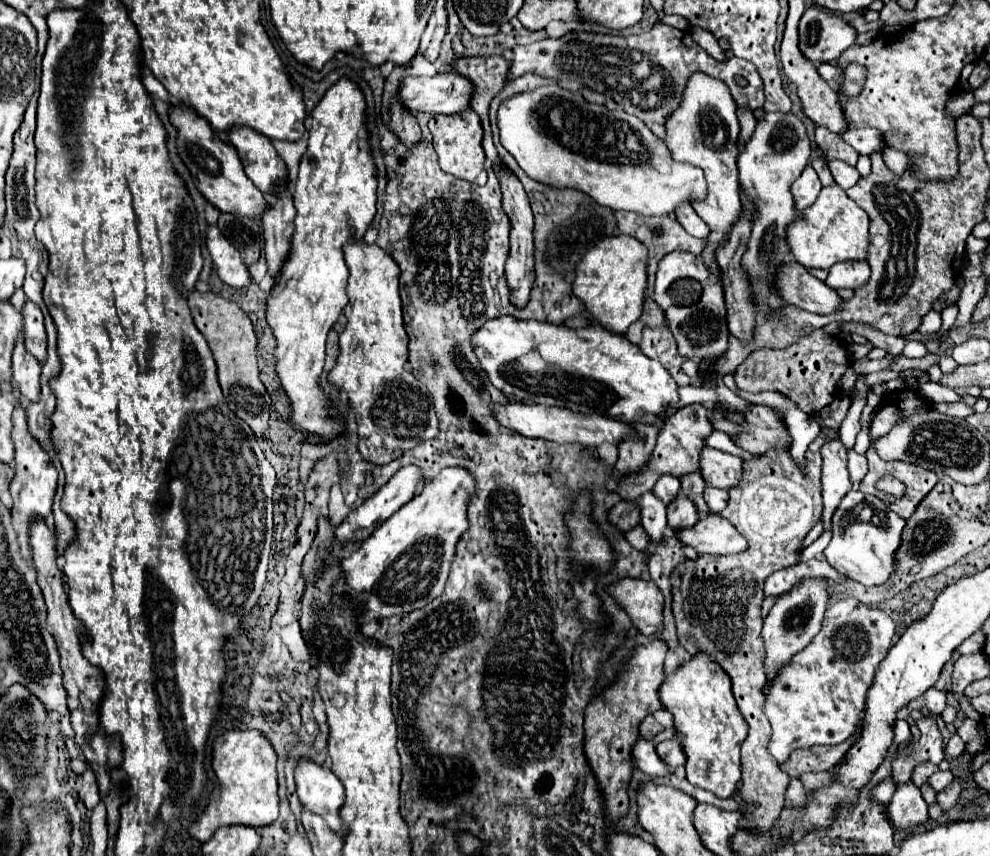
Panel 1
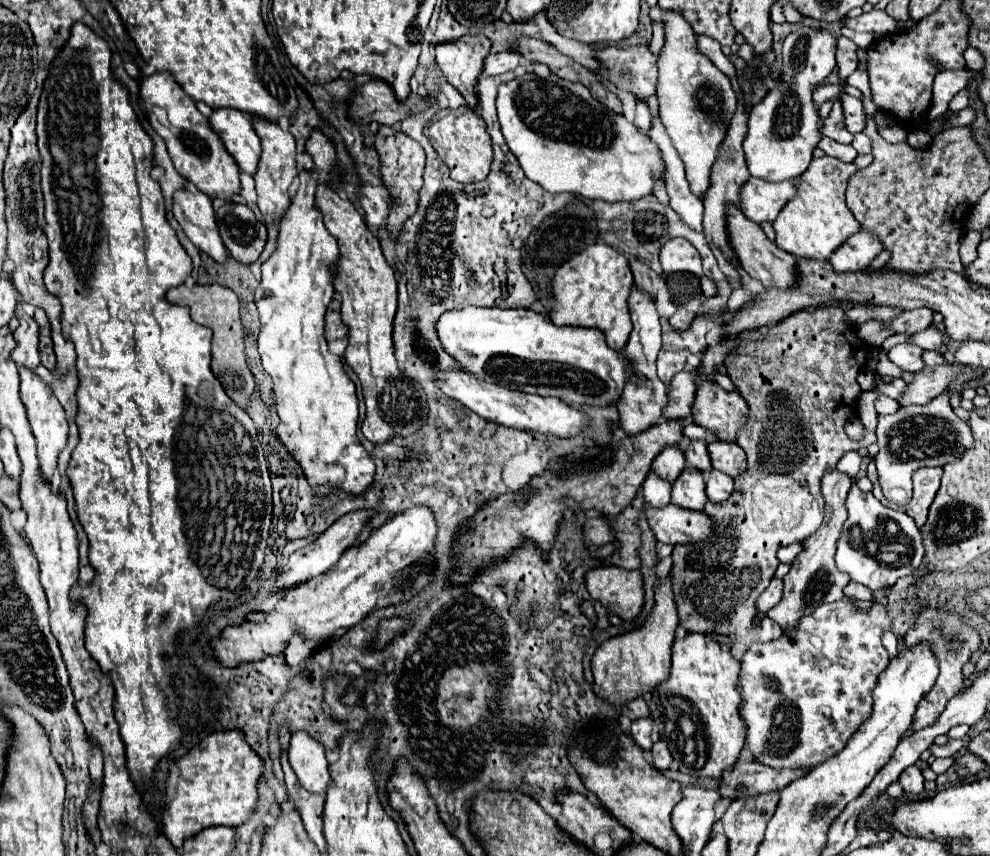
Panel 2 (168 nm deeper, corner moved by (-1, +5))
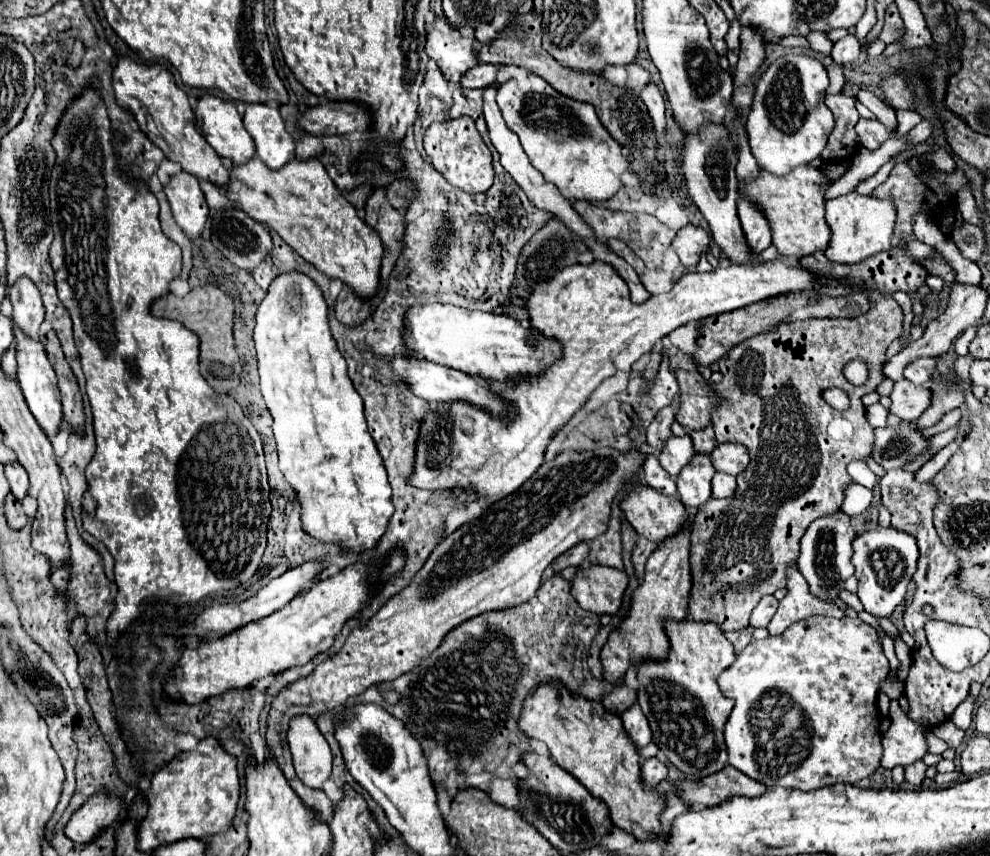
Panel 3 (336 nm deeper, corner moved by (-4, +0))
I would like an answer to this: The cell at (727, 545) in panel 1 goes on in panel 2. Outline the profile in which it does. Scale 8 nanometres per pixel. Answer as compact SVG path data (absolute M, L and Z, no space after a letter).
M646 504L644 514L656 540L664 544L690 544L708 538L712 532L712 520L704 512L690 512L676 504L668 504L666 508L650 508Z

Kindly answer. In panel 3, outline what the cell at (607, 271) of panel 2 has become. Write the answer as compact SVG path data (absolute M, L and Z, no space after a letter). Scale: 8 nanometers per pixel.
M605 261L569 265L549 281L539 283L527 299L531 327L561 343L561 361L547 369L543 377L523 379L517 387L511 381L491 383L503 397L515 401L515 421L491 419L481 409L473 409L473 405L449 405L443 411L435 409L427 413L419 433L411 485L421 489L451 489L455 485L465 489L473 485L477 497L487 497L493 503L519 489L539 469L549 437L581 409L603 379L617 371L629 371L661 337L683 323L813 287L817 287L815 277L799 265L787 267L781 261L753 265L731 263L711 273L687 273L668 293L653 295L645 303L635 304L629 299L627 283L613 265Z

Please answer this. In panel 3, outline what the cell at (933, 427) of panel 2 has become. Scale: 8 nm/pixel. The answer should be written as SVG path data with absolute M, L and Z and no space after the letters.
M915 421L875 429L873 459L883 469L901 469L905 463L915 461L929 447L929 441L931 439L923 435L923 429L919 429Z

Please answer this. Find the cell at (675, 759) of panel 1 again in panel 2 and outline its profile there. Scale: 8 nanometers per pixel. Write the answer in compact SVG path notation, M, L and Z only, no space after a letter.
M662 740L652 746L650 754L652 754L652 764L654 764L654 768L658 768L658 770L666 770L666 768L670 766L670 762L672 762L672 756L670 756L670 752L668 752L668 746L666 746Z

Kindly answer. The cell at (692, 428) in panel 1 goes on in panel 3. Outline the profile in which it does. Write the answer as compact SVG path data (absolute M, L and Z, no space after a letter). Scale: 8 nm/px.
M601 447L581 453L569 449L557 455L553 461L543 463L535 471L535 475L529 477L517 491L493 503L493 507L487 509L483 515L445 535L429 555L423 569L415 575L415 579L399 595L391 597L363 629L353 629L339 653L331 655L327 661L317 665L309 677L295 681L275 697L267 719L267 745L285 779L289 781L291 789L315 813L317 821L327 821L333 815L333 803L321 789L309 789L307 785L297 781L287 745L289 721L297 715L317 717L327 709L335 711L347 699L361 695L367 687L381 681L397 679L401 673L407 673L409 669L417 667L425 657L429 657L429 653L441 643L441 637L445 637L445 633L457 627L461 621L467 621L469 617L475 617L477 613L485 613L489 609L505 609L529 601L533 597L533 591L537 591L541 585L541 575L545 567L551 565L553 559L557 559L573 545L581 541L591 541L607 531L611 517L611 501L625 487L625 479L637 475L643 463L645 453L641 453L639 449L617 451L613 447Z

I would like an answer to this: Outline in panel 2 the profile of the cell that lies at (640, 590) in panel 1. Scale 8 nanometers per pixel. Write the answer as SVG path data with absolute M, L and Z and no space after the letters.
M598 566L586 572L586 590L594 600L600 600L604 608L612 614L620 616L622 620L634 620L644 604L644 590L642 590L642 576L638 570L624 570L620 566Z

